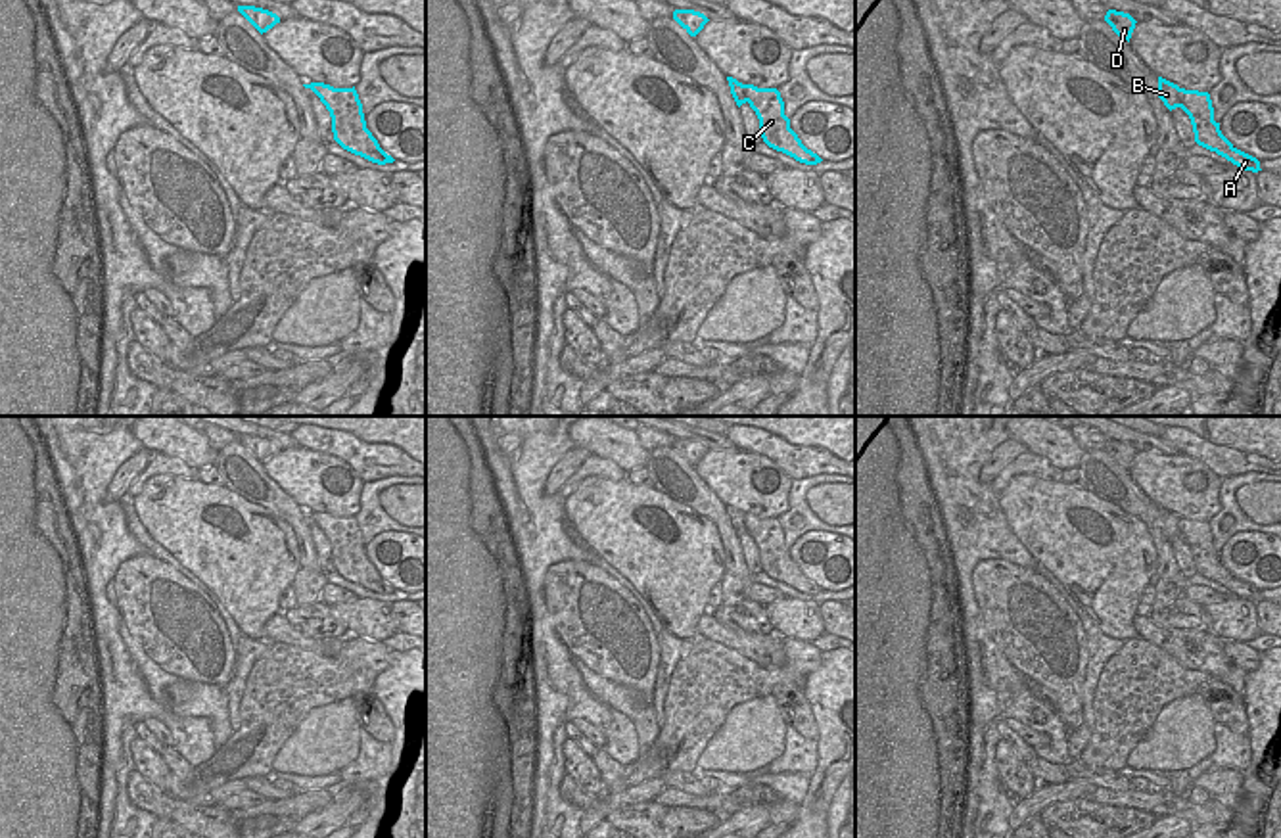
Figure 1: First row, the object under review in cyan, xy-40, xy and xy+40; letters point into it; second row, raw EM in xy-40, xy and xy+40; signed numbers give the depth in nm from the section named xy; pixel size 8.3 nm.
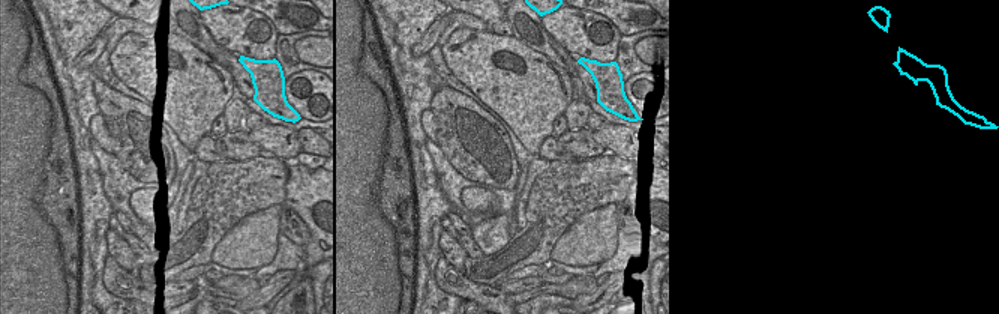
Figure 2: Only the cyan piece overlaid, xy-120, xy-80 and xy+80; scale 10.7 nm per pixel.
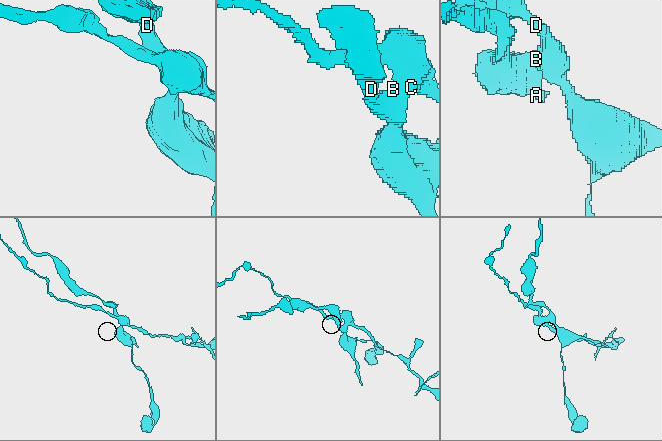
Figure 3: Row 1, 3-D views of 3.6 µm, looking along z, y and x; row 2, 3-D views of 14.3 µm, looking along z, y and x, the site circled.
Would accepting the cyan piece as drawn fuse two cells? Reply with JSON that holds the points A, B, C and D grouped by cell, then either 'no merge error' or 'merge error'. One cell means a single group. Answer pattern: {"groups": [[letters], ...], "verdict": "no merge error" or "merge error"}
{"groups": [["A", "C"], ["B", "D"]], "verdict": "merge error"}

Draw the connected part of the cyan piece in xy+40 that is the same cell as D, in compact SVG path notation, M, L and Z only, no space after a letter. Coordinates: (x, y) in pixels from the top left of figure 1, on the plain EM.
M1108 439L1105 451L1112 456L1112 460L1130 472L1131 462L1135 458L1135 449L1130 443Z

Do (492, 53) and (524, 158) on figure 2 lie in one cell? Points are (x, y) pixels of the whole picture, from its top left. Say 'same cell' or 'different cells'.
different cells

